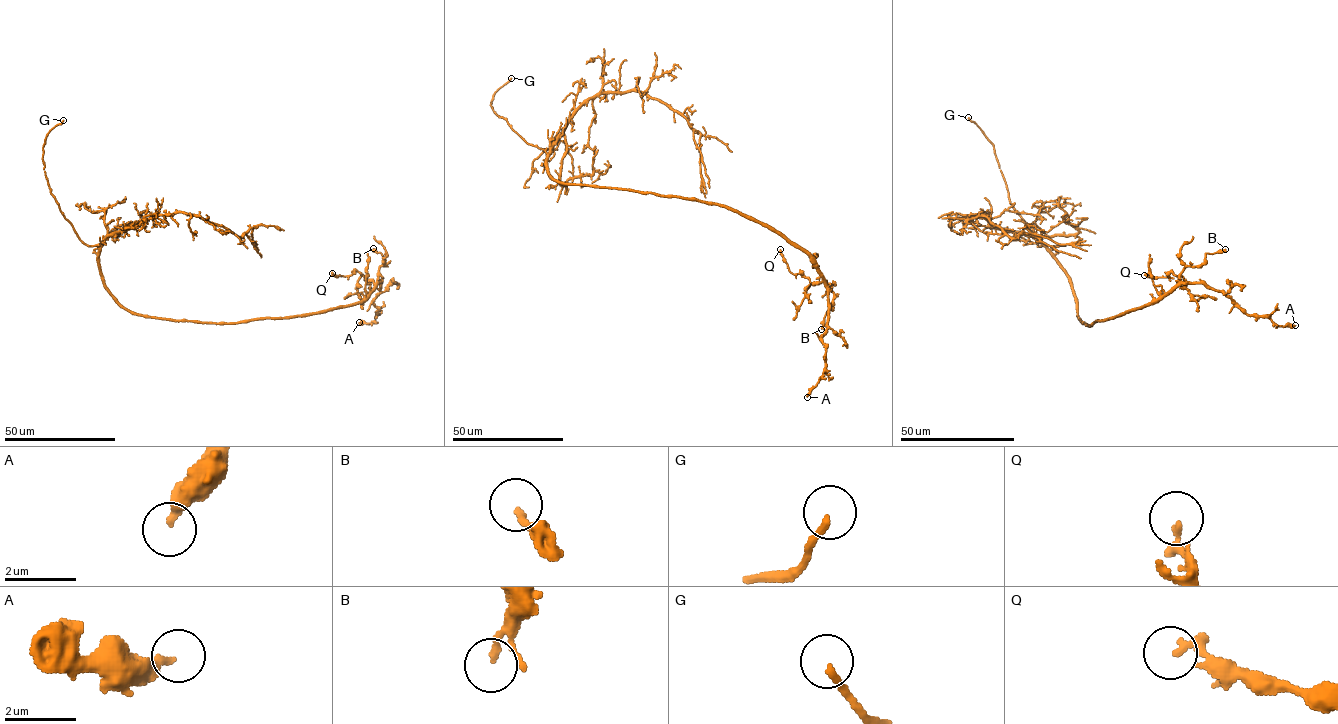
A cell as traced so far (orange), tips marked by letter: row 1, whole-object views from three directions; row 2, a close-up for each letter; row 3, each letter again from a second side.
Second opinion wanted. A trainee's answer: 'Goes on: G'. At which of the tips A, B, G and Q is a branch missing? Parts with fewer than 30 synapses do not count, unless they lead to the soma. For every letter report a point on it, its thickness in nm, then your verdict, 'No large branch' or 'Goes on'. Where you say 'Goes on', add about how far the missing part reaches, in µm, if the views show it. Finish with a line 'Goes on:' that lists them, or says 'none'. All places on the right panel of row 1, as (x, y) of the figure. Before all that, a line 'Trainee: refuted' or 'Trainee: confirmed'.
Trainee: confirmed
A: Place: (1295, 325). Thickness 320 nm. No large branch
B: Place: (1225, 249). Thickness 180 nm. No large branch
G: Place: (968, 117). Thickness 180 nm. Goes on. Missing length about 25 µm
Q: Place: (1144, 275). Thickness 240 nm. No large branch
Goes on: G

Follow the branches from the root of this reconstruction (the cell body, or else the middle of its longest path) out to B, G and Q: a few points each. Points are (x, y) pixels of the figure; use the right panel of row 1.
B: (1080, 320), (1090, 326), (1147, 306), (1178, 283), (1186, 267), (1200, 266), (1206, 253), (1225, 249)
G: (1080, 320), (1077, 299), (1066, 271), (1044, 246), (1037, 245), (1028, 224), (1009, 201), (993, 145), (968, 117)
Q: (1080, 320), (1090, 326), (1096, 320), (1147, 306), (1166, 295), (1178, 279), (1171, 272), (1169, 277), (1144, 275)

